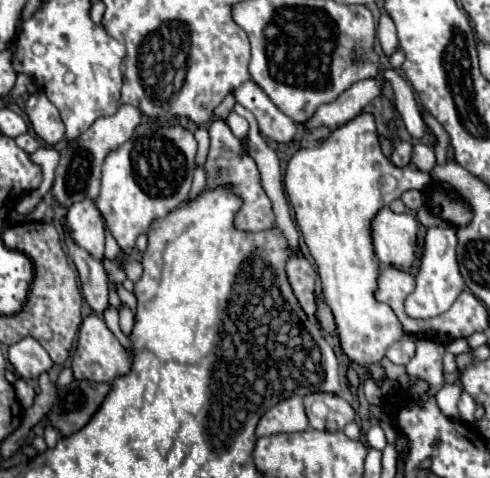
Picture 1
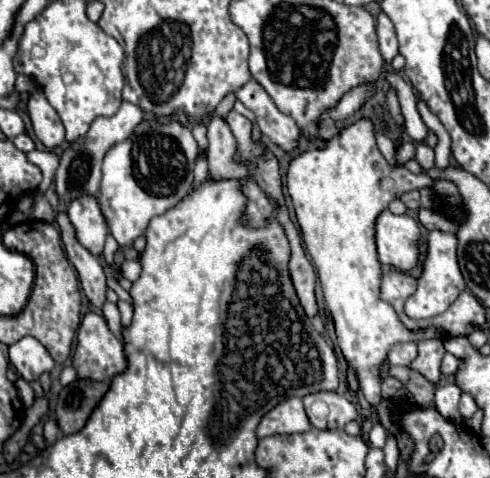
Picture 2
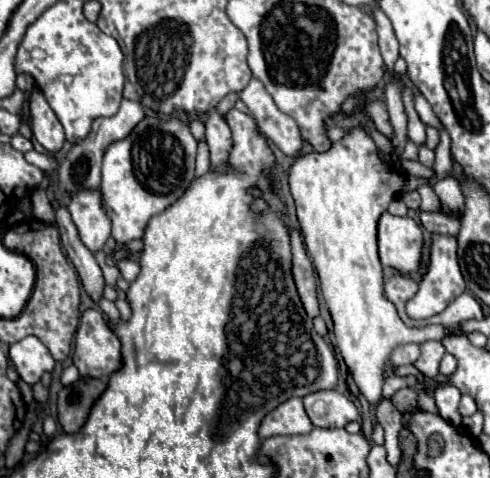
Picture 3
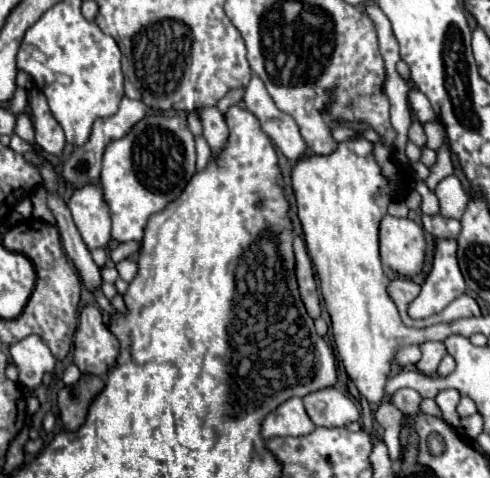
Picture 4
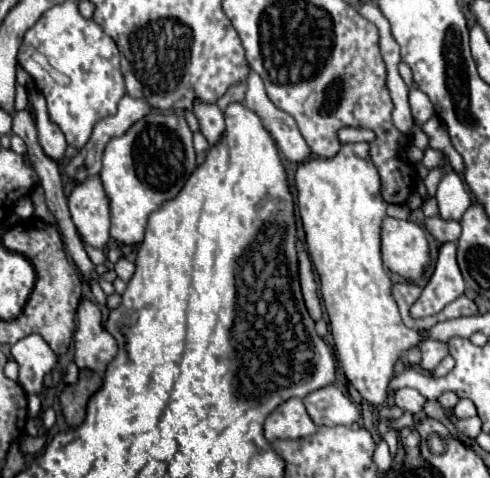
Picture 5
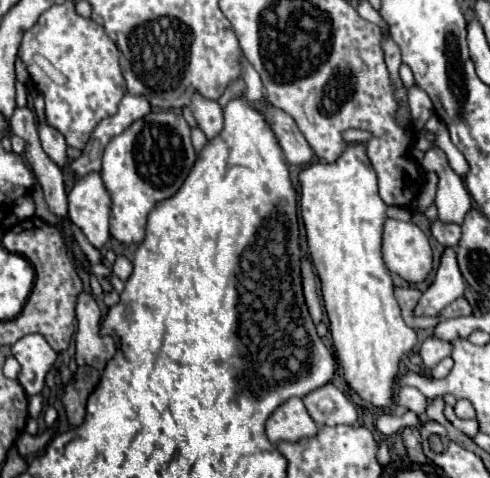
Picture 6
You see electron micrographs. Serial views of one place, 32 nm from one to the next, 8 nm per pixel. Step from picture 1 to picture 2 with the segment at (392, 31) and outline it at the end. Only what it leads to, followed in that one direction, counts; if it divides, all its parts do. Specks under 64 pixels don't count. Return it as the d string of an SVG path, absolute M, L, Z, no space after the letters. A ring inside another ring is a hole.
M380 12L378 16L378 26L376 26L376 32L378 32L378 44L380 44L380 52L384 56L386 62L390 62L396 54L398 54L398 40L396 40L396 30L394 30L394 24L392 20Z

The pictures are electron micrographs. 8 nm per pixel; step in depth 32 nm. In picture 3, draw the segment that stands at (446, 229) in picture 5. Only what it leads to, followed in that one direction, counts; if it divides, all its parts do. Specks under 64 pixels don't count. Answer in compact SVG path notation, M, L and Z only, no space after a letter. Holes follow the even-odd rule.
M420 212L422 226L428 232L438 232L438 234L450 234L456 236L460 222L454 216L444 216L442 212Z

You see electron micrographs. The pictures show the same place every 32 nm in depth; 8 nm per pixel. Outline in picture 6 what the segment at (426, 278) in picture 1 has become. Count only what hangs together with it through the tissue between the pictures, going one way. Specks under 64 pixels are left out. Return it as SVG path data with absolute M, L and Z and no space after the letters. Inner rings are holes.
M446 246L432 284L422 292L420 302L414 308L416 316L438 316L450 302L464 294L464 278L456 264L456 252Z

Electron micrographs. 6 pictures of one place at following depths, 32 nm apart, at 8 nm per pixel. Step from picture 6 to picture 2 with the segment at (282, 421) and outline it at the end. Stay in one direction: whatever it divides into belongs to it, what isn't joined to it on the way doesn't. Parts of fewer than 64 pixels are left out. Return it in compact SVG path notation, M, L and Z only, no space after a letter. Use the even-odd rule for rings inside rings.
M288 398L274 406L258 424L258 438L272 436L272 434L294 434L294 432L308 432L312 426L302 406L302 398Z

